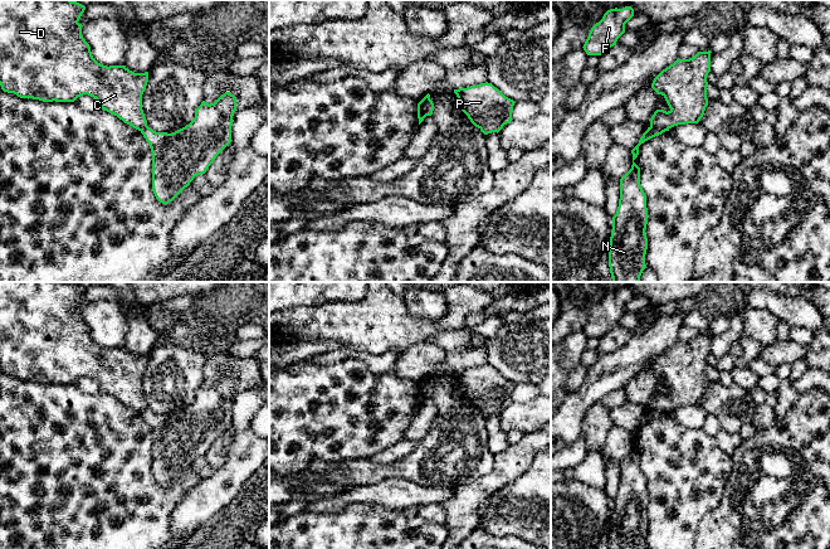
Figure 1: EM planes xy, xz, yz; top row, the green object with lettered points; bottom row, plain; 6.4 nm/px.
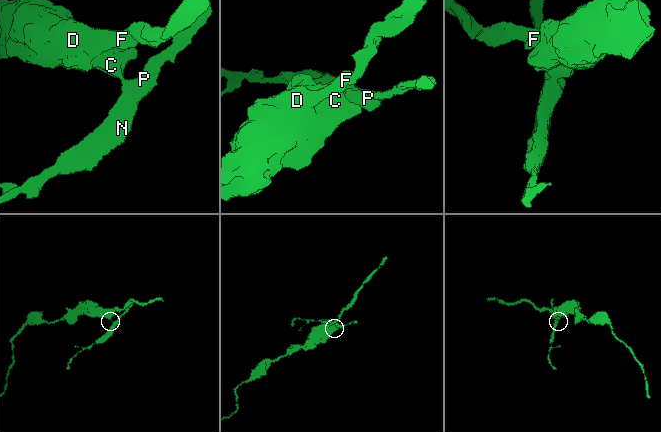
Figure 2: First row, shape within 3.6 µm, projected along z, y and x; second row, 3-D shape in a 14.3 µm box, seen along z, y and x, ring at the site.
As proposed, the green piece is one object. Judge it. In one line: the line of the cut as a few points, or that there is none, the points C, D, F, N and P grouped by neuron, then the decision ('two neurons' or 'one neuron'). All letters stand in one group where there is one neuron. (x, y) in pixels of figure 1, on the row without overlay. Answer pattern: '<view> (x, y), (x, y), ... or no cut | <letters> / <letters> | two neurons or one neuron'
xz (420, 383), (426, 397) | C D F / N P | two neurons

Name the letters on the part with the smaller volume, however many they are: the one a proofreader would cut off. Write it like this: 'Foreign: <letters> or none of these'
Foreign: N, P

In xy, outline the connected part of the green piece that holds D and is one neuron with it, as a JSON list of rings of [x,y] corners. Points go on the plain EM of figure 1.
[[[0,282],[0,368],[4,374],[20,380],[43,384],[74,384],[88,376],[99,384],[102,392],[117,398],[124,405],[141,413],[147,408],[142,392],[142,376],[148,364],[148,354],[135,355],[126,348],[103,348],[91,334],[82,317],[79,301],[86,288],[72,282]]]

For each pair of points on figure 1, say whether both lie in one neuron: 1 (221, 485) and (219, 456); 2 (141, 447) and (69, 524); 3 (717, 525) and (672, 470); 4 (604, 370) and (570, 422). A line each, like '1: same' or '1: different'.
1: different
2: same
3: different
4: same

